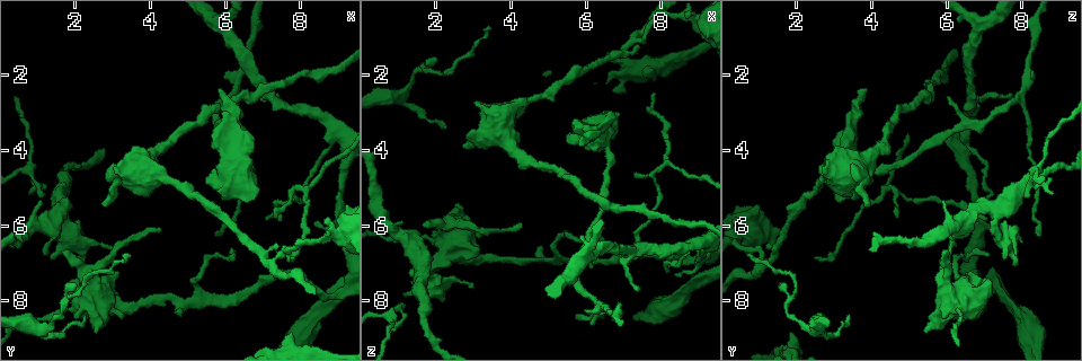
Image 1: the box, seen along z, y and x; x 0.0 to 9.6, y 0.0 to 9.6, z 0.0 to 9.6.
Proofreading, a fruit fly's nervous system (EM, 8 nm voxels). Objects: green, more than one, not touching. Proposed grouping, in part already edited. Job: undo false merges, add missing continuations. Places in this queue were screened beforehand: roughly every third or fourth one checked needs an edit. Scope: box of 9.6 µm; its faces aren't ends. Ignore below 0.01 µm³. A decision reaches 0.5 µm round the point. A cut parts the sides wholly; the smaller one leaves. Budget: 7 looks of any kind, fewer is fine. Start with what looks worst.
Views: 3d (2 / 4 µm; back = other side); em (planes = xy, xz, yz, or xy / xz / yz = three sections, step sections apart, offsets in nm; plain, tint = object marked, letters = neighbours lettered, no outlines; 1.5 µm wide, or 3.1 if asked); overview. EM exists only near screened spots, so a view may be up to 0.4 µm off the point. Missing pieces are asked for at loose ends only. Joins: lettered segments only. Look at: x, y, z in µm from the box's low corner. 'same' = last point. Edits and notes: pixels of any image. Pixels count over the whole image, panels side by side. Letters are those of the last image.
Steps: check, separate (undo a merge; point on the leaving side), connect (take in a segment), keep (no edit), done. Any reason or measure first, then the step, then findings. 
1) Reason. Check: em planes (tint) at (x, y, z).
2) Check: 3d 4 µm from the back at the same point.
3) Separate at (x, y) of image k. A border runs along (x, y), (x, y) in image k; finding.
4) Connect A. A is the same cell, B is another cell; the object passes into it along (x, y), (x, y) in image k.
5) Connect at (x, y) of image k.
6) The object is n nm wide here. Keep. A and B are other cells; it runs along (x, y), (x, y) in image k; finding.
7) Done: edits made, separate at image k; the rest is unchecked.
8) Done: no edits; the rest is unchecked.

Three-way junction. Check: em planes (plain) at (8.15, 4.95, 4.35).

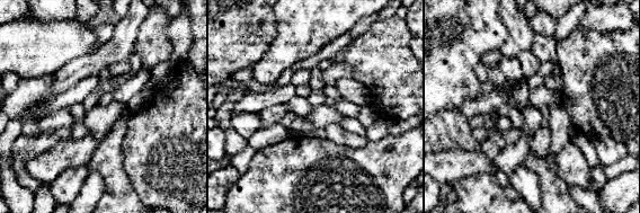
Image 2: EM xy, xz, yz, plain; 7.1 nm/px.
Check: em planes (letters) at the same point.

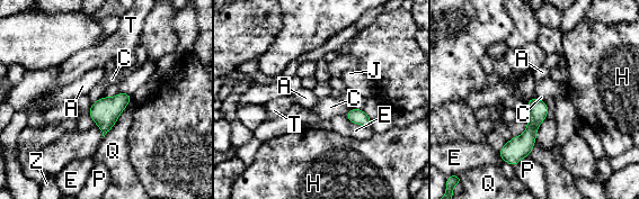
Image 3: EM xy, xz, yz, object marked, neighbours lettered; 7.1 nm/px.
Keep. A, C, E, H, J, P, Q, T and Z are other cells; a border runs along (531, 97), (543, 100) in image 3; continuous, no second cell.

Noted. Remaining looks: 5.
An open end. Check: 3d 4 µm at (7.30, 2.45, 7.70).

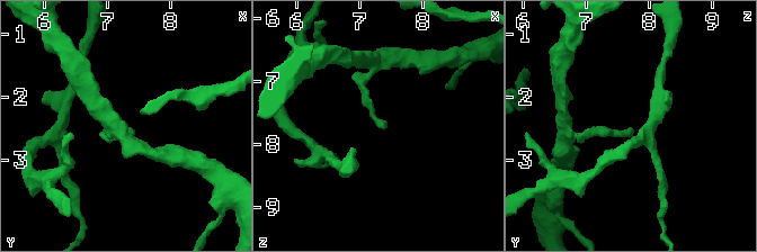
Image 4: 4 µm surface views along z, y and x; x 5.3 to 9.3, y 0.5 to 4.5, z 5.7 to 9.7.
Check: em planes (letters) at (7.30, 2.45, 7.75).

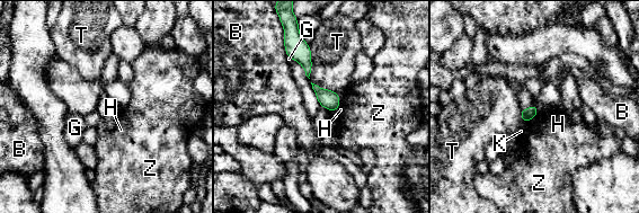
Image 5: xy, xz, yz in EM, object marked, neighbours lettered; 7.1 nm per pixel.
Keep. B, G, H, K, T and Z are other cells; none of them fits.

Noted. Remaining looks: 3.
Check: em xz step 8 (tint) at (4.35, 6.10, 5.95).

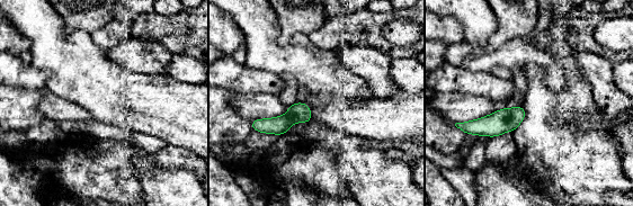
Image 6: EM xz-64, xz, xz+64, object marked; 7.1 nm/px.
Check: em planes (tint) at the same point.

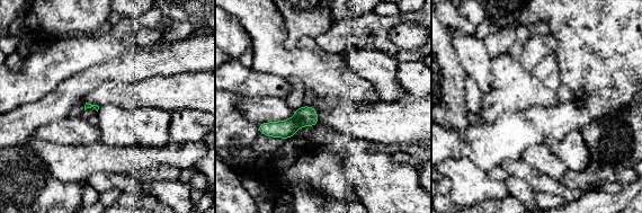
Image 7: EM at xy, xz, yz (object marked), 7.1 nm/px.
Check: em planes (letters) at the same point.

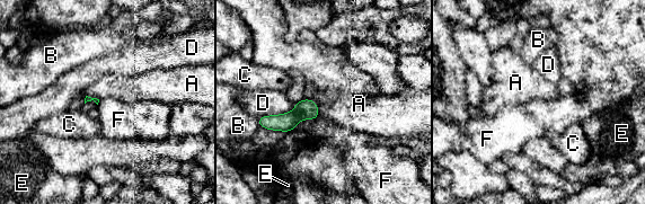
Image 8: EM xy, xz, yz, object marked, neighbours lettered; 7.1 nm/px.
Keep. A, B, C, D, E and F are other cells; it runs along (315, 107), (288, 122), (261, 122) in image 8; no lettered segment goes on from it.

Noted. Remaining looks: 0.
Done: no edits; the rest is unchecked.

